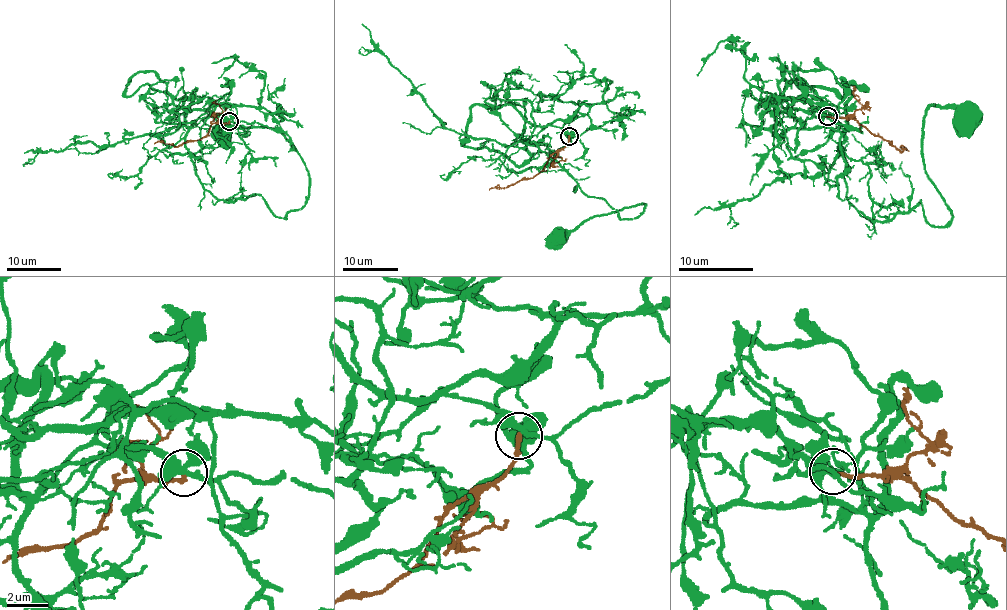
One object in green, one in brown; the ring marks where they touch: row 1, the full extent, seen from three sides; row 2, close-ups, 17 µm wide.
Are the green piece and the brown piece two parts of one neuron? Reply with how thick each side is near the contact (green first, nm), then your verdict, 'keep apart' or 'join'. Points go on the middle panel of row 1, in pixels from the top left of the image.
300 nm thick on the green side, 180 nm on the other; keep apart

